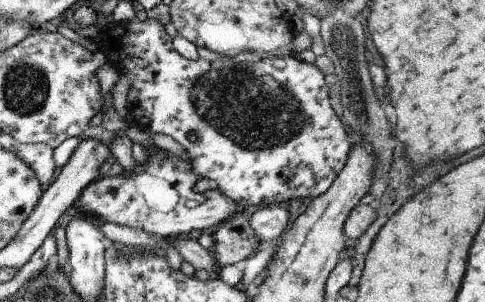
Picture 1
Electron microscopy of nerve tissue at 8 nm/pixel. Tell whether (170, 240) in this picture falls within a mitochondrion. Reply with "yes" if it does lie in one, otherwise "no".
no

